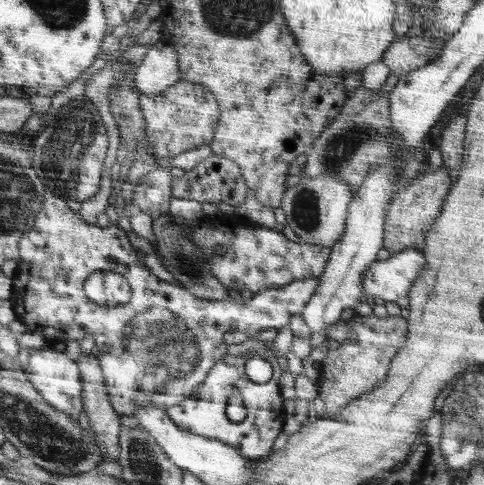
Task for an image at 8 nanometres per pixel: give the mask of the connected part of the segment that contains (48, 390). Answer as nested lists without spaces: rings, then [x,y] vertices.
[[[52,346],[41,349],[31,349],[31,358],[26,370],[29,371],[30,380],[36,385],[42,396],[60,412],[69,414],[73,420],[80,420],[85,411],[84,379],[80,363],[68,359],[65,352],[58,352]]]

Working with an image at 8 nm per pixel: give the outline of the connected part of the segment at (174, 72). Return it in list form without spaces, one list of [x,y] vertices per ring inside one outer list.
[[[160,41],[149,48],[136,74],[137,86],[142,93],[161,95],[182,78],[178,49]]]

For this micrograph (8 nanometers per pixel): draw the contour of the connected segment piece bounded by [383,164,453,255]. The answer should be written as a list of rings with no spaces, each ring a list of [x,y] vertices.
[[[444,164],[436,171],[426,168],[422,175],[404,189],[397,190],[389,206],[388,218],[385,222],[386,234],[383,247],[391,255],[398,254],[404,249],[422,250],[425,247],[426,233],[441,211],[444,199],[452,186],[451,173],[453,172]]]

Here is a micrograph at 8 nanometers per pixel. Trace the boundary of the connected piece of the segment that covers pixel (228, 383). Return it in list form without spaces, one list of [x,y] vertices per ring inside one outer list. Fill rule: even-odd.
[[[264,348],[251,349],[242,356],[232,356],[228,353],[225,359],[212,369],[197,395],[181,402],[180,405],[168,408],[170,418],[184,430],[227,442],[234,450],[240,450],[245,458],[262,460],[262,456],[268,457],[284,424],[285,404],[282,404],[284,400],[280,396],[281,390],[278,390],[278,378],[281,376],[280,366],[276,366],[277,364],[272,352]],[[256,355],[265,358],[274,366],[273,375],[268,382],[254,382],[246,376],[246,361]],[[234,396],[242,396],[242,404],[248,412],[242,422],[232,422],[228,418],[228,406]]]

